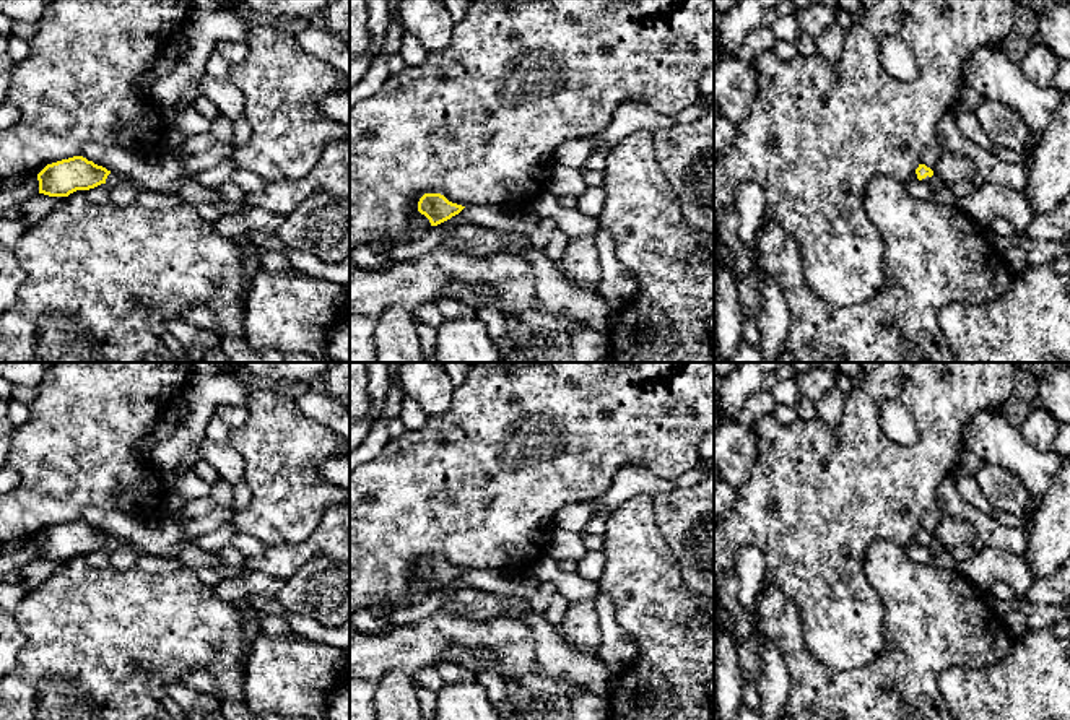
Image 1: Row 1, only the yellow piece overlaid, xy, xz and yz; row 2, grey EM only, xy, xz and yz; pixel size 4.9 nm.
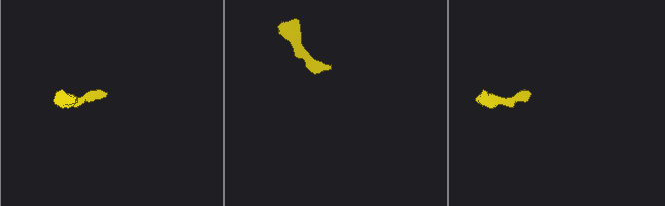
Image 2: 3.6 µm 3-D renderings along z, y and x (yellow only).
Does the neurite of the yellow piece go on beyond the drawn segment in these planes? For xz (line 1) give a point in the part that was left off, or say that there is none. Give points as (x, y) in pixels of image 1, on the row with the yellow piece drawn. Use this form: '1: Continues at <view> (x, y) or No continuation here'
1: No continuation here

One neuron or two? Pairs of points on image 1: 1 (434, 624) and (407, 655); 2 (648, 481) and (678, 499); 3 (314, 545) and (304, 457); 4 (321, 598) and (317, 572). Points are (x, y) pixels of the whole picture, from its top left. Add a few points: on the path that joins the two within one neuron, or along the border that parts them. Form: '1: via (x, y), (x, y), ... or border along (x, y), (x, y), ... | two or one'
1: via (430, 633), (415, 647) | one
2: border along (672, 483), (651, 496) | two
3: border along (332, 503), (321, 522), (303, 540), (277, 546) | two
4: via (321, 592), (321, 579) | one

